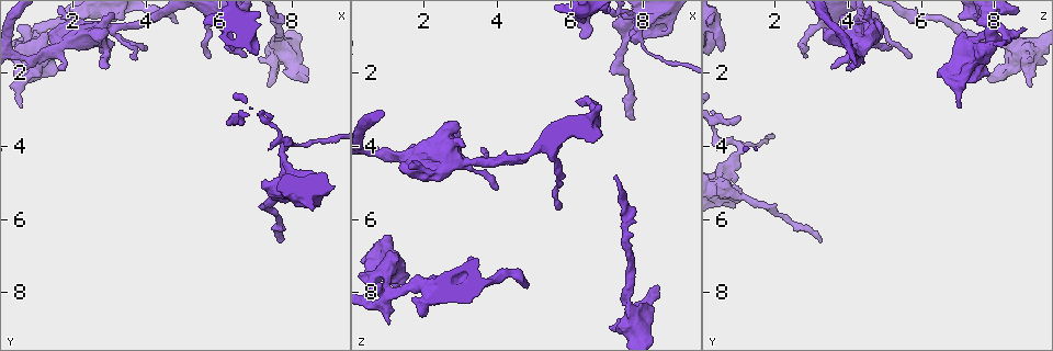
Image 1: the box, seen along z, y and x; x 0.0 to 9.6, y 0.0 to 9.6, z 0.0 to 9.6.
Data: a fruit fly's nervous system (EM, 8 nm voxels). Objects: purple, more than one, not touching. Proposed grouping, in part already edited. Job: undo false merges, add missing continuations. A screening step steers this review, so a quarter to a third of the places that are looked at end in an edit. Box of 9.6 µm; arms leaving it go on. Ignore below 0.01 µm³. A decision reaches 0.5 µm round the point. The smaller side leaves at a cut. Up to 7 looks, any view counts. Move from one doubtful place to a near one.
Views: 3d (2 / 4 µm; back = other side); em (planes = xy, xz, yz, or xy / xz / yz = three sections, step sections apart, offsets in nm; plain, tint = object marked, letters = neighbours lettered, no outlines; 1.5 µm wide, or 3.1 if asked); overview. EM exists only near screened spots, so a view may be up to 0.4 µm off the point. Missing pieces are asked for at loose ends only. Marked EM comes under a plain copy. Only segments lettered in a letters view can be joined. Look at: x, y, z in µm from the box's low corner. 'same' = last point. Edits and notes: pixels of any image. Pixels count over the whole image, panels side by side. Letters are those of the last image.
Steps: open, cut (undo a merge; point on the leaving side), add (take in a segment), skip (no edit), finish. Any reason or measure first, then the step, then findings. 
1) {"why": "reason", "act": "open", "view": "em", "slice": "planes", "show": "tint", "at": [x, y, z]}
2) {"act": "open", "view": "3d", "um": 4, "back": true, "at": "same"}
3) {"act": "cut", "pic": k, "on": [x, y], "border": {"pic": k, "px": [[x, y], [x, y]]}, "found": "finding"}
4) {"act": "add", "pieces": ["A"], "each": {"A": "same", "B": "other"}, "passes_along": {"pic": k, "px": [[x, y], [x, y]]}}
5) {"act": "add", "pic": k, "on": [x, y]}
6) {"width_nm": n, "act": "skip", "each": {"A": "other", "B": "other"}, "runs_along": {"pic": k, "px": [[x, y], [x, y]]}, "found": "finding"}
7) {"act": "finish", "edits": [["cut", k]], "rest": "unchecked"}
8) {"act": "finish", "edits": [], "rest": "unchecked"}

{"why": "a fork", "act": "open", "view": "em", "slice": "planes", "show": "letters", "at": [7.80, 3.95, 1.00]}

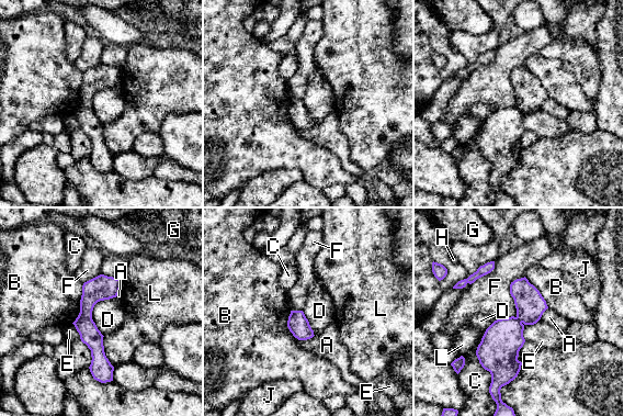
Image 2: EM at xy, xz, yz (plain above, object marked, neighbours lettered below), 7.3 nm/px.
{"act": "cut", "pic": 2, "on": [98, 289], "each": {"A": "other", "B": "other", "C": "other", "D": "other", "E": "other", "F": "other", "G": "other", "H": "other", "J": "other", "L": "other"}, "border": {"pic": 2, "px": [[78, 316], [91, 319]]}, "found": "a second cell is stuck on"}

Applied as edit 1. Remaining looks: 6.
{"act": "open", "view": "overview"}

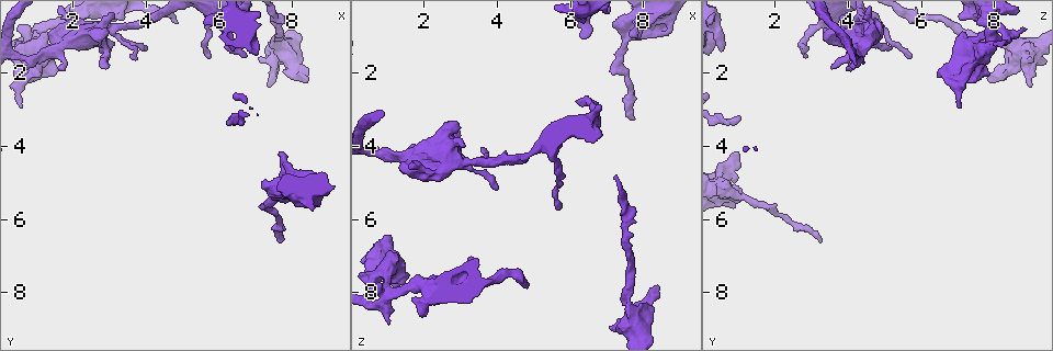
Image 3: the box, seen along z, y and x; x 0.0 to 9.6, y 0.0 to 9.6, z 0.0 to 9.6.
{"why": "branch stops here", "act": "open", "view": "3d", "um": 4, "at": [2.80, 1.90, 3.55]}

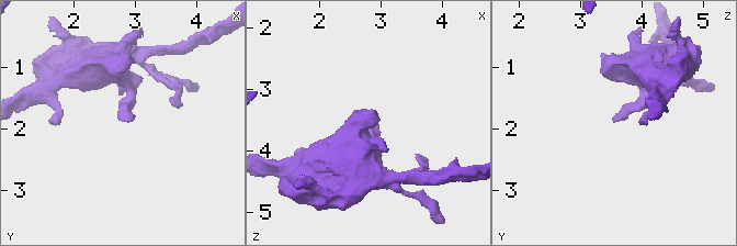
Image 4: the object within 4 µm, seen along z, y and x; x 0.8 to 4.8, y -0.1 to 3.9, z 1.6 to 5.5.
{"act": "open", "view": "em", "slice": "planes", "show": "letters", "at": [2.85, 1.90, 3.60]}

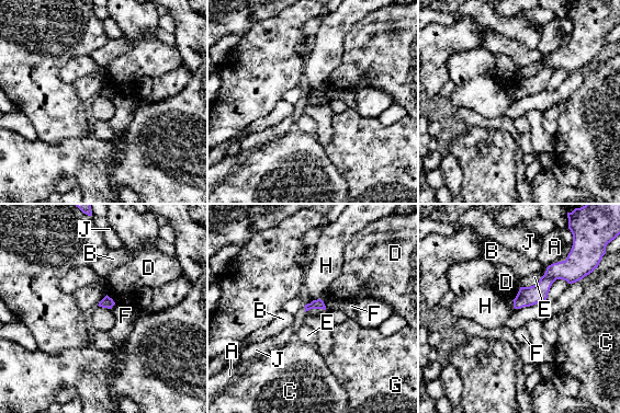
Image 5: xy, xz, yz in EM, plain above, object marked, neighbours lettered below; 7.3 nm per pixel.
{"act": "skip", "each": {"A": "other", "B": "other", "C": "other", "D": "other", "E": "other", "F": "other", "G": "other", "H": "other", "J": "other"}, "found": "none of them fits"}

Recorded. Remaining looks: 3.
{"why": "a fork", "act": "open", "view": "em", "slice": "xz", "step": 8, "show": "letters", "at": [1.00, 0.80, 8.05]}

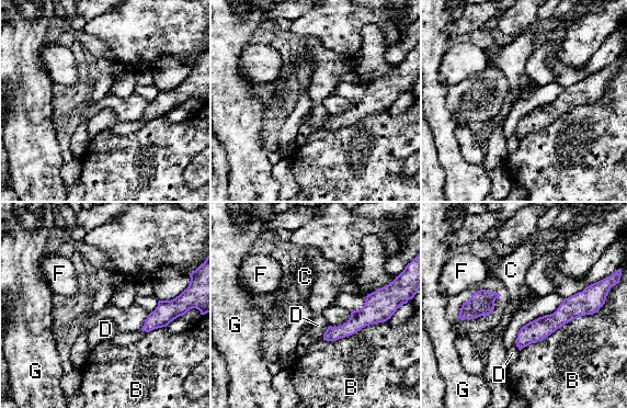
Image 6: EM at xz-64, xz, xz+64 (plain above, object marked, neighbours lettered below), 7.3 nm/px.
{"act": "skip", "each": {"B": "other", "C": "other", "D": "other", "F": "other", "G": "other"}, "runs_along": {"pic": 6, "px": [[590, 312], [568, 310], [519, 343]]}, "found": "continuous, no second cell"}

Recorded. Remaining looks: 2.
{"act": "finish", "edits": [["cut", 2]], "rest": "unchecked"}

